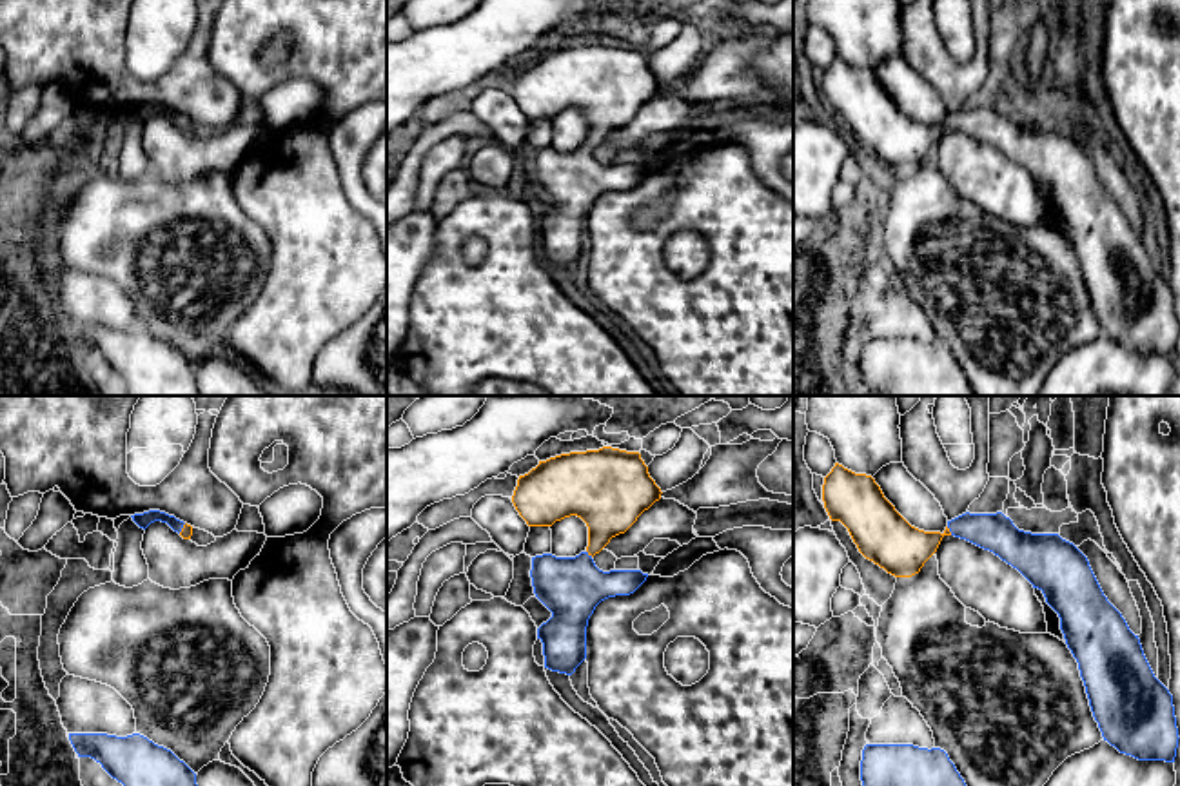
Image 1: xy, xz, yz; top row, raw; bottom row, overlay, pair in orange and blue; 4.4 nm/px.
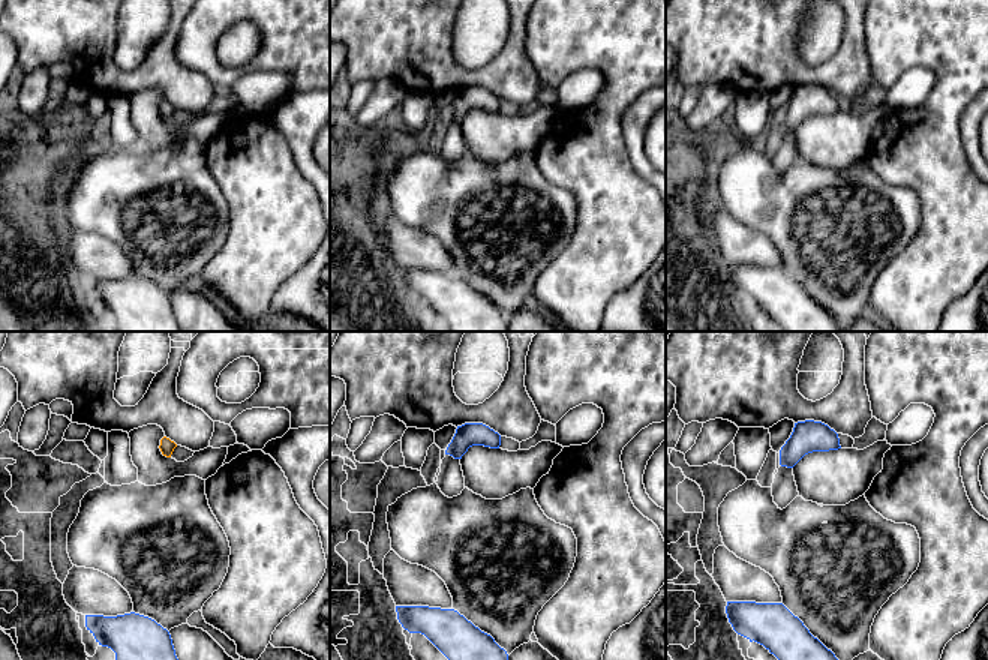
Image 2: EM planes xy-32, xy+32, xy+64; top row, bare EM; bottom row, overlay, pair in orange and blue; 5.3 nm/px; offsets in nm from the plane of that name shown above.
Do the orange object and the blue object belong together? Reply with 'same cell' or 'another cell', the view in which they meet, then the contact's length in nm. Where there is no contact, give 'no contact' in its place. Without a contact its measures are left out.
same cell; meets orange in yz; contact 50 nm long

